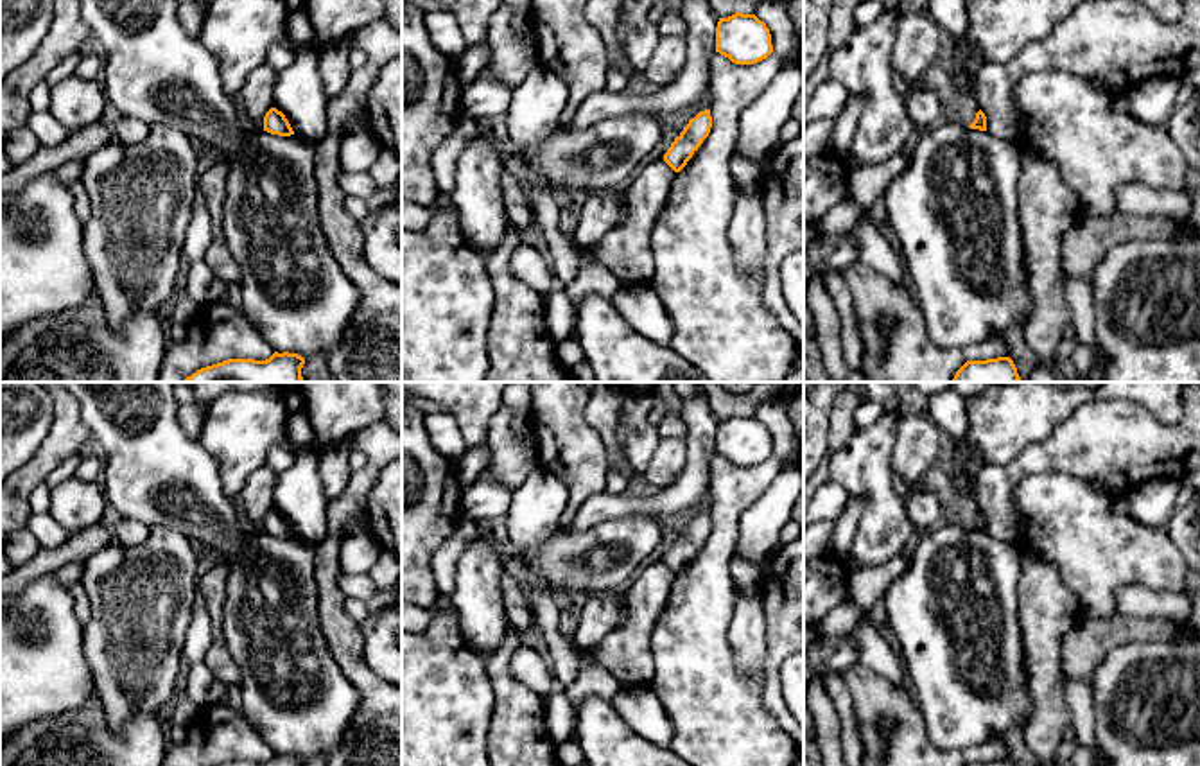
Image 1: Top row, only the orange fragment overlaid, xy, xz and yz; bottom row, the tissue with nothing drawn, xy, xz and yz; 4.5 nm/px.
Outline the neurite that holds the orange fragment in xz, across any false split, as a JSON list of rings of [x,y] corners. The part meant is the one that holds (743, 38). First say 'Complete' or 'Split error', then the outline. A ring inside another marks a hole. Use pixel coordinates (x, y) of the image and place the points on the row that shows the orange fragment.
Complete. [[[735,13],[728,18],[719,18],[716,52],[735,65],[759,63],[773,52],[770,29],[755,14]]]

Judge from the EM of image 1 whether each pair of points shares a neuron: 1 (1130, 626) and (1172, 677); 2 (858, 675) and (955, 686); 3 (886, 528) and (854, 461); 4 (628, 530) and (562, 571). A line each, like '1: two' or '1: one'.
1: two
2: two
3: one
4: one

